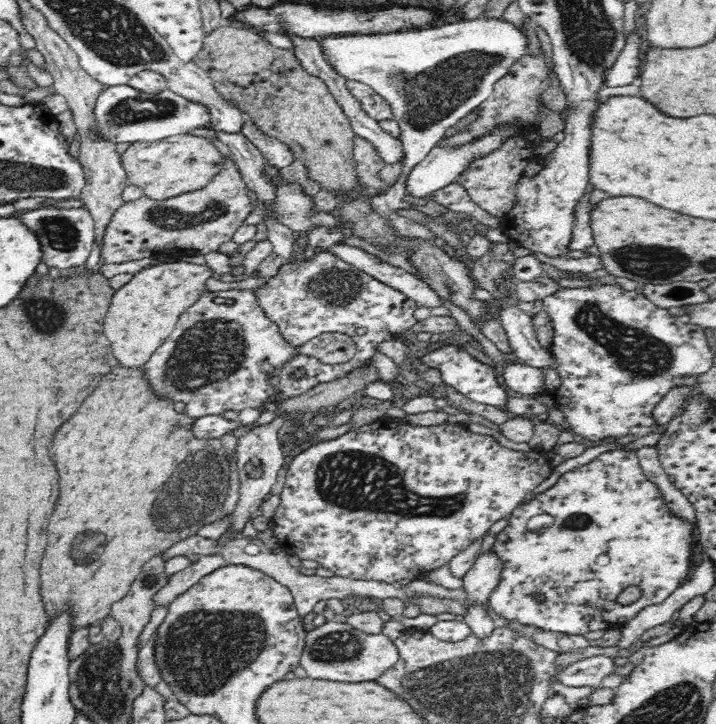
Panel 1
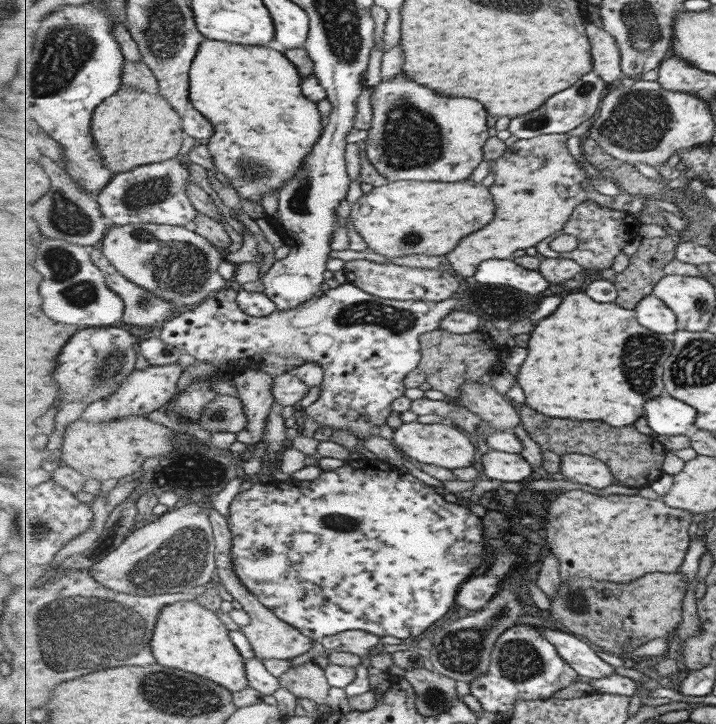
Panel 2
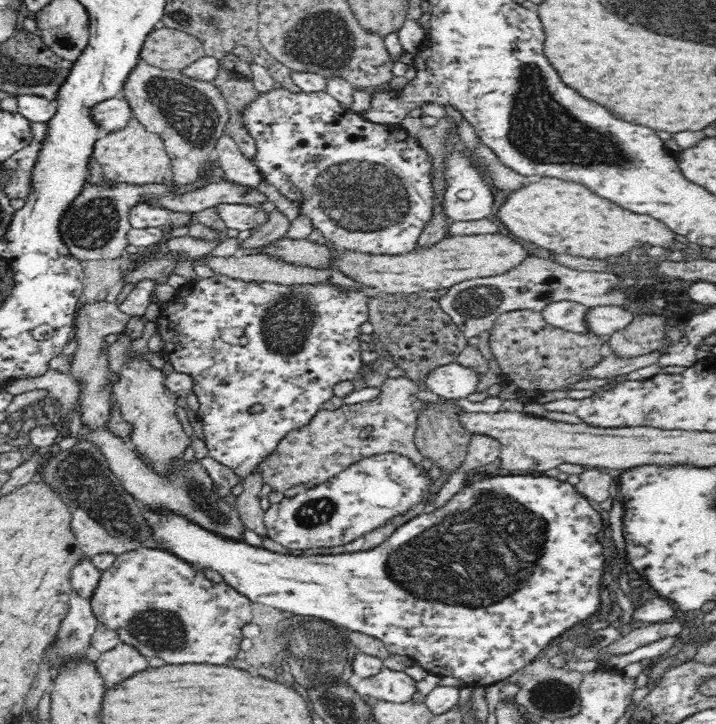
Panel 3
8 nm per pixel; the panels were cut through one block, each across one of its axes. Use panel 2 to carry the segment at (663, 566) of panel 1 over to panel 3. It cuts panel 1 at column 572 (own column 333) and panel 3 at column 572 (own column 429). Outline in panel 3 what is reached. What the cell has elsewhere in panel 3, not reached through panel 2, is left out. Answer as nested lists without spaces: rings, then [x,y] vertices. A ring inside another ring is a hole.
[[[480,471],[478,474],[472,476],[467,483],[471,480],[473,485],[466,484],[456,495],[452,497],[451,500],[446,501],[446,504],[442,506],[442,508],[437,508],[431,514],[425,514],[423,512],[417,518],[410,518],[404,526],[400,526],[390,540],[387,543],[380,544],[380,547],[373,548],[369,551],[364,552],[351,552],[351,553],[344,553],[339,555],[316,555],[316,554],[301,554],[301,555],[283,555],[278,554],[276,552],[272,552],[264,547],[256,547],[251,546],[245,542],[235,542],[234,540],[222,540],[220,536],[214,536],[212,532],[206,532],[204,528],[197,527],[196,524],[190,524],[189,520],[181,518],[180,516],[169,516],[169,517],[158,517],[154,516],[154,514],[149,515],[149,520],[151,524],[154,526],[154,530],[156,532],[157,542],[162,544],[162,548],[169,550],[170,552],[175,552],[176,556],[182,556],[184,560],[188,561],[188,563],[196,566],[198,569],[204,570],[211,569],[212,571],[216,571],[219,573],[224,582],[232,585],[240,594],[247,596],[252,602],[262,603],[264,605],[268,605],[270,607],[279,609],[280,611],[286,610],[286,612],[291,612],[293,615],[289,618],[282,619],[283,625],[297,626],[298,623],[301,621],[329,621],[331,624],[335,624],[337,627],[342,626],[341,629],[341,636],[345,639],[345,646],[354,646],[348,636],[350,635],[350,631],[353,632],[362,632],[366,635],[372,636],[377,640],[384,642],[384,645],[388,647],[389,654],[392,655],[399,655],[399,656],[406,656],[411,661],[414,661],[418,665],[425,668],[429,674],[434,674],[436,676],[453,676],[454,678],[460,679],[464,682],[464,687],[468,690],[473,687],[484,687],[486,685],[491,685],[493,683],[504,681],[507,679],[511,674],[515,672],[521,671],[524,667],[527,667],[534,660],[542,659],[543,653],[545,652],[546,646],[554,640],[554,638],[558,638],[558,636],[562,636],[566,630],[572,628],[572,626],[576,626],[576,624],[580,624],[580,622],[584,622],[584,620],[588,620],[592,614],[596,614],[600,608],[602,608],[602,598],[600,598],[600,584],[602,584],[602,576],[604,576],[604,566],[606,566],[606,556],[604,556],[604,548],[602,548],[602,544],[598,542],[598,538],[596,538],[596,534],[602,530],[602,516],[590,506],[590,502],[584,498],[584,496],[580,496],[578,492],[576,492],[576,488],[569,484],[567,481],[560,481],[557,477],[549,477],[544,474],[530,474],[530,476],[524,476],[524,474],[516,474],[516,475],[491,475],[491,474],[482,474]]]

